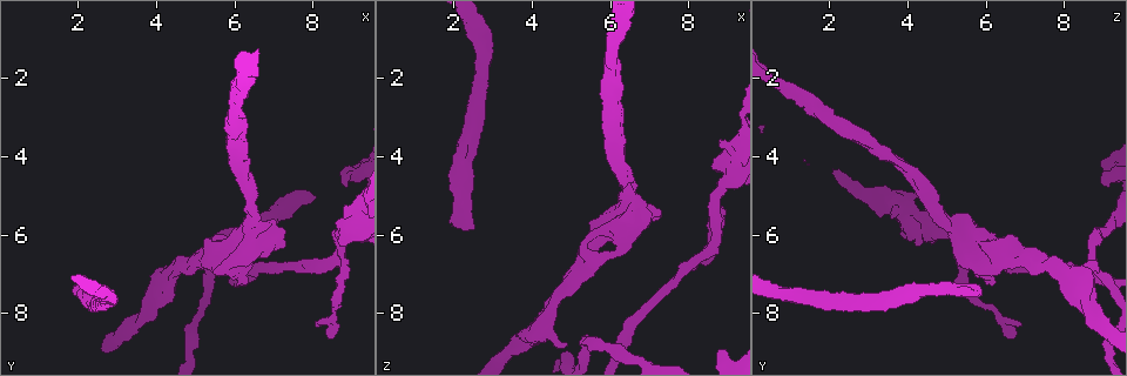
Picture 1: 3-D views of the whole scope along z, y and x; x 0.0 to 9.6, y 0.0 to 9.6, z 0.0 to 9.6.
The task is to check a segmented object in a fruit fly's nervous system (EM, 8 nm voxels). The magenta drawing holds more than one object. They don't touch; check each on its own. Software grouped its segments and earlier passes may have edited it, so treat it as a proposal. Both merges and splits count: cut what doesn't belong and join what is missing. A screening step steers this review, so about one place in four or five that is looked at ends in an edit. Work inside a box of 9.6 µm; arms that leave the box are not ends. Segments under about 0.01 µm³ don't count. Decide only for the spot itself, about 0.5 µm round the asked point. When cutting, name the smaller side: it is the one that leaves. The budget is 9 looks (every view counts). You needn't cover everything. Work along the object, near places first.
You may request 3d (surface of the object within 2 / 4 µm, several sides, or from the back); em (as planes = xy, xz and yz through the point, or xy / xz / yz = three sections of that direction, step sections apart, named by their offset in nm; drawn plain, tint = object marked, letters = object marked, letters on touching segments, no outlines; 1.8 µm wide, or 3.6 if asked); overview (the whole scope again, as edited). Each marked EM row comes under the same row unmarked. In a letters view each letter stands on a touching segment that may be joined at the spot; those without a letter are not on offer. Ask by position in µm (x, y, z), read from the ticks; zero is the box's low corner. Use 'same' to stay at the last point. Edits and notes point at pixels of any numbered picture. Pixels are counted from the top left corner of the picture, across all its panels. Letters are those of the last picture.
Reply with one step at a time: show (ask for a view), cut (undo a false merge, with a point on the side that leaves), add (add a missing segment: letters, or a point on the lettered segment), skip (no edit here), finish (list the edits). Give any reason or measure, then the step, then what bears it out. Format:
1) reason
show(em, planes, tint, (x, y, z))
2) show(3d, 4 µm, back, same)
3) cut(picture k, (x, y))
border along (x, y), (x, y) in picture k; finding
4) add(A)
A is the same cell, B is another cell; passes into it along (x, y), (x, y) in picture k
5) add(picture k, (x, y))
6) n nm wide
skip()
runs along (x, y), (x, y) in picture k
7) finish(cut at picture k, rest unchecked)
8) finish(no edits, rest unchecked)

branch stops here
show(em, 3.6 µm, planes, letters, (2.55, 7.40, 5.85))

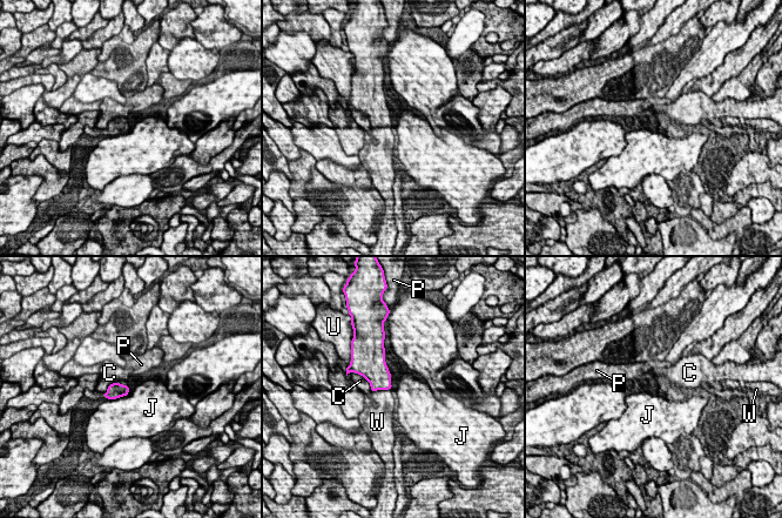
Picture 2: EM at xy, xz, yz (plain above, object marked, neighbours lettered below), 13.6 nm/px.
add(picture 2, (386, 404))
W is the same cell, C, J, P and U are other cells; passes into it along (376, 371), (381, 389), (386, 404) in picture 2; it goes on there

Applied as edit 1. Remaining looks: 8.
sharp bend
show(3d, 2 µm, (5.45, 6.45, 6.65))

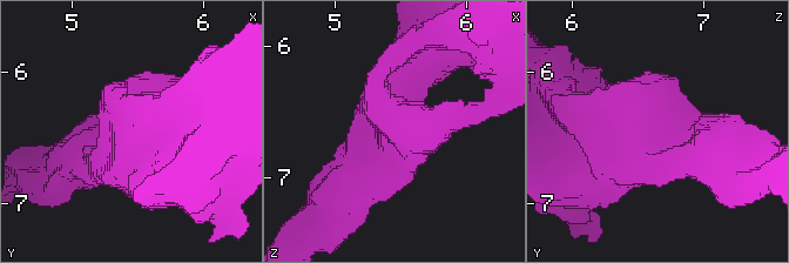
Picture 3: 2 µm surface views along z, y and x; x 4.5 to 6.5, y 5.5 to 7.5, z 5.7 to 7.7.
need the tissue
show(em, planes, letters, (5.50, 6.46, 6.60))

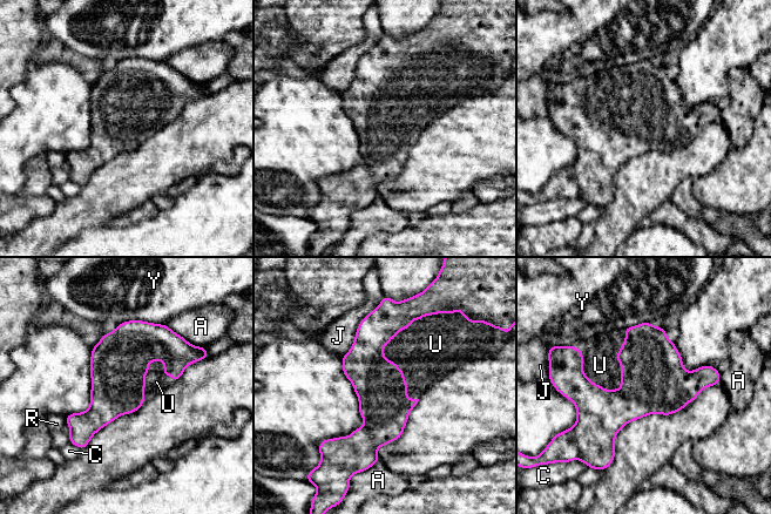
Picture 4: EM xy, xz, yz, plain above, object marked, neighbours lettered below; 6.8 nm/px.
340 nm wide
add(picture 4, (600, 365))
U is the same cell, A, C, J, R and Y are other cells; it goes on there

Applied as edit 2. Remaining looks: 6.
an open end
show(3d, 2 µm, (8.90, 4.75, 9.10))

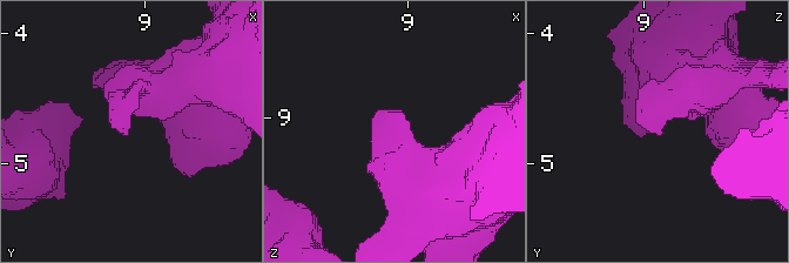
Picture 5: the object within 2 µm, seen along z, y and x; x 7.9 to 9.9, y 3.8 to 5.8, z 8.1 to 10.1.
show(em, planes, tint, (8.88, 4.78, 9.10))

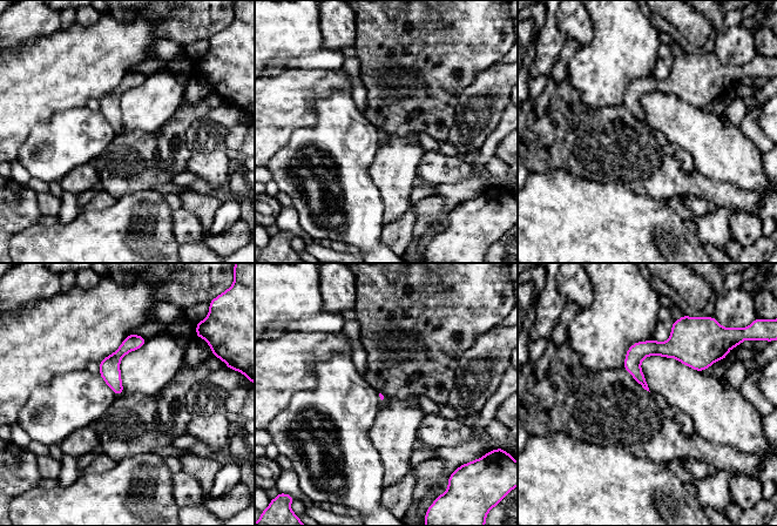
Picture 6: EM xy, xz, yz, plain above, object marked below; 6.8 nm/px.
show(em, planes, letters, same)

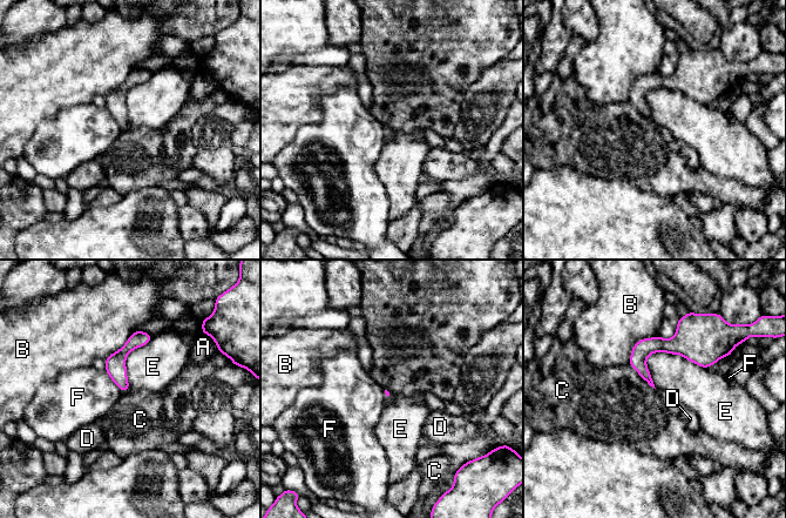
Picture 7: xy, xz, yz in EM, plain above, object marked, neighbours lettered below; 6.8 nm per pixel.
skip()
A, B, C, D, E and F are other cells; runs along (715, 355), (650, 345), (632, 363) in picture 7; no lettered segment goes on from it

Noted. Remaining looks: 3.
finish(add at picture 2, add at picture 4, rest unchecked)

